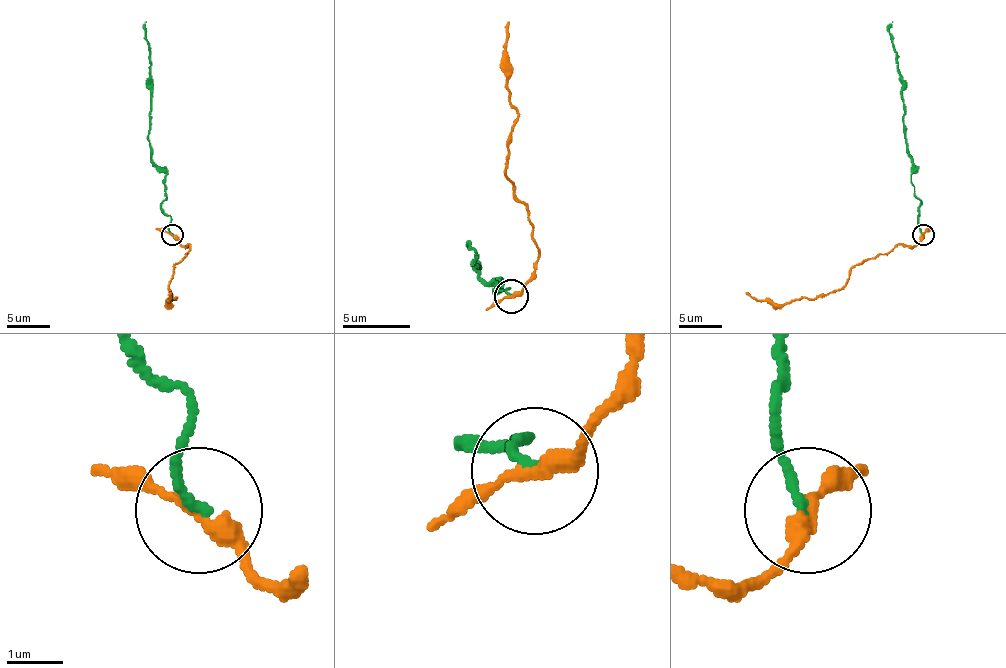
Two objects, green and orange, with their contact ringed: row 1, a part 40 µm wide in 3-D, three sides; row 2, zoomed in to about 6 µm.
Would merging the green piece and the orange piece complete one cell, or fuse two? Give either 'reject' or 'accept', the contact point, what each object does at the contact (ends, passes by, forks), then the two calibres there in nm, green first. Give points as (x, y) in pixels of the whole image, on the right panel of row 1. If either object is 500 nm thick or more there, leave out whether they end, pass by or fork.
reject; place (923, 235); green ends; orange passes by; calibres 170 and 260 nm

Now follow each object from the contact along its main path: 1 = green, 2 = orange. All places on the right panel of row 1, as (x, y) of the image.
1: (922, 234), (918, 219), (920, 199), (913, 193), (913, 162), (905, 141), (903, 75), (890, 32), (892, 21)
2: (922, 234), (916, 245), (896, 245), (855, 264), (844, 284), (811, 299), (770, 304), (746, 293)

